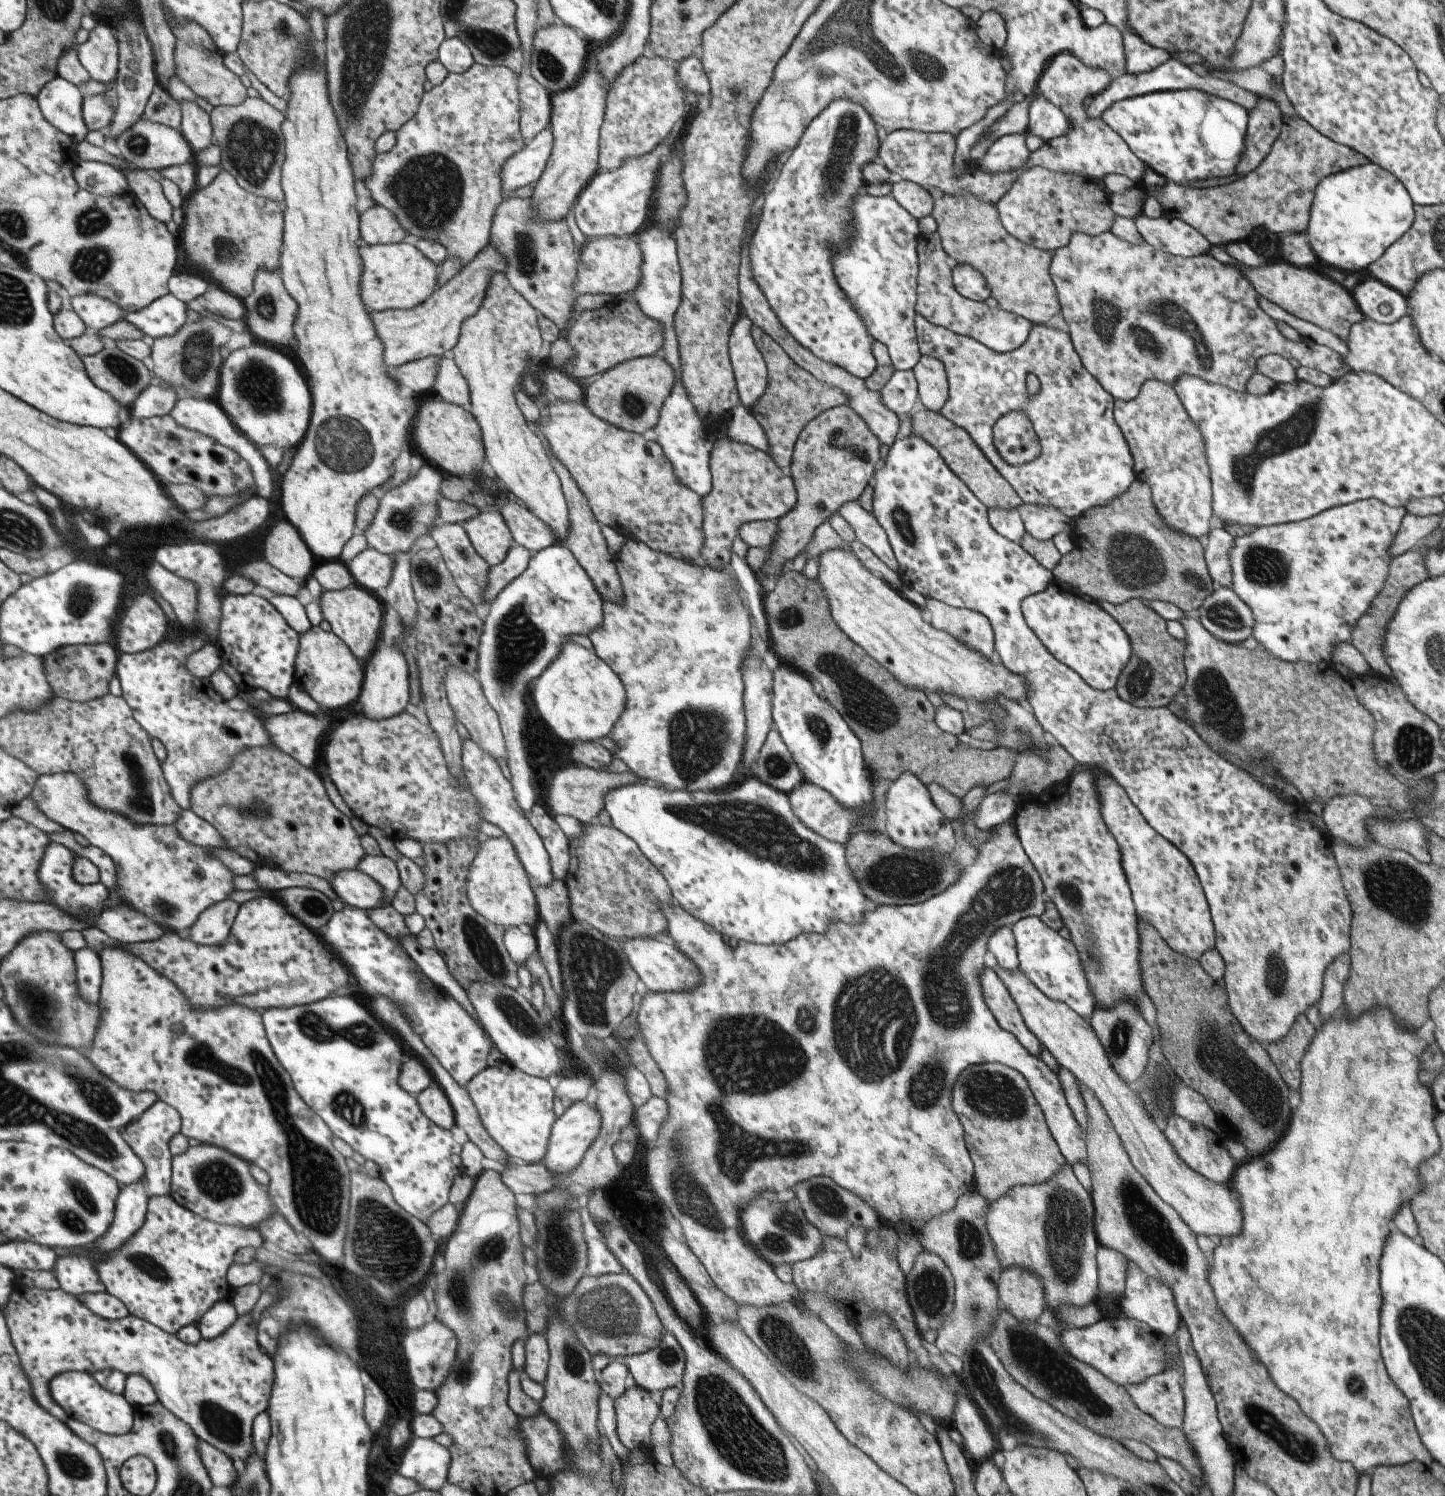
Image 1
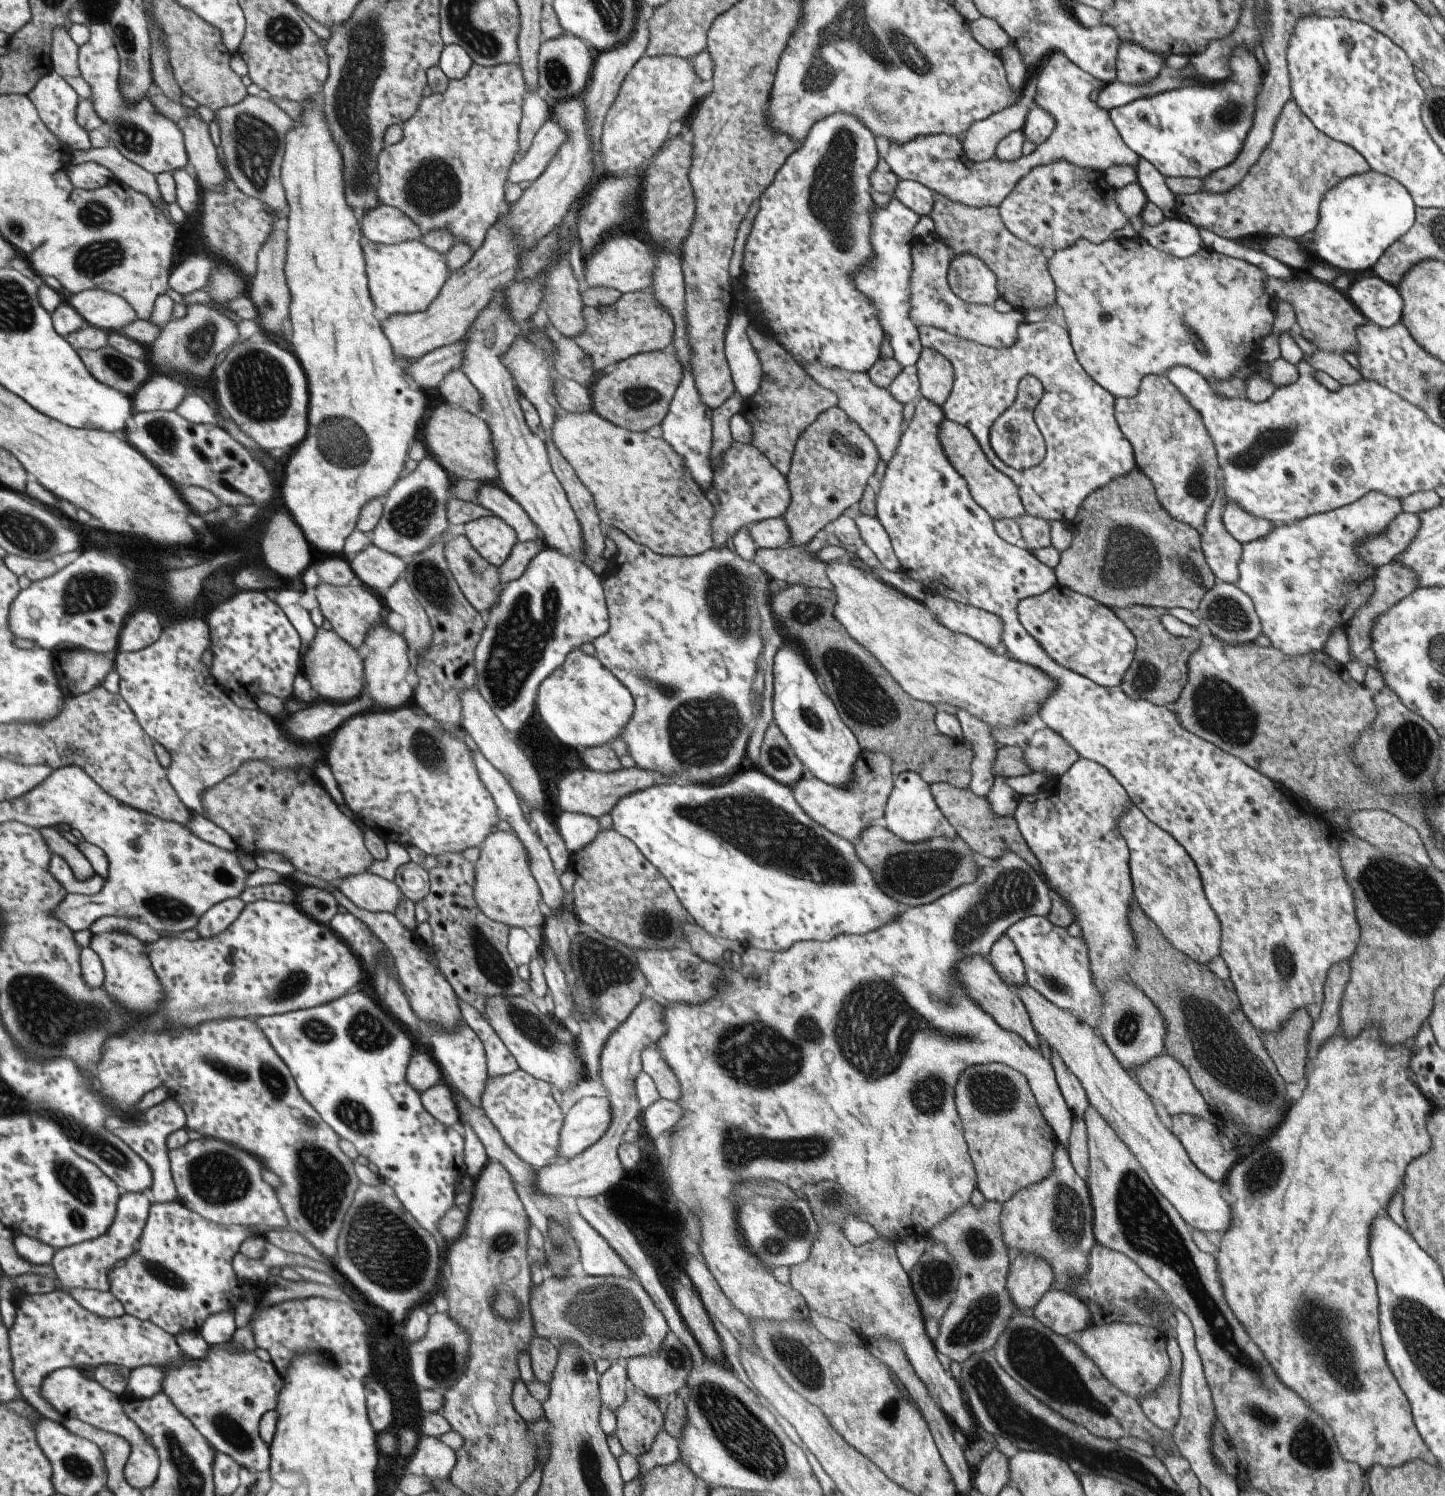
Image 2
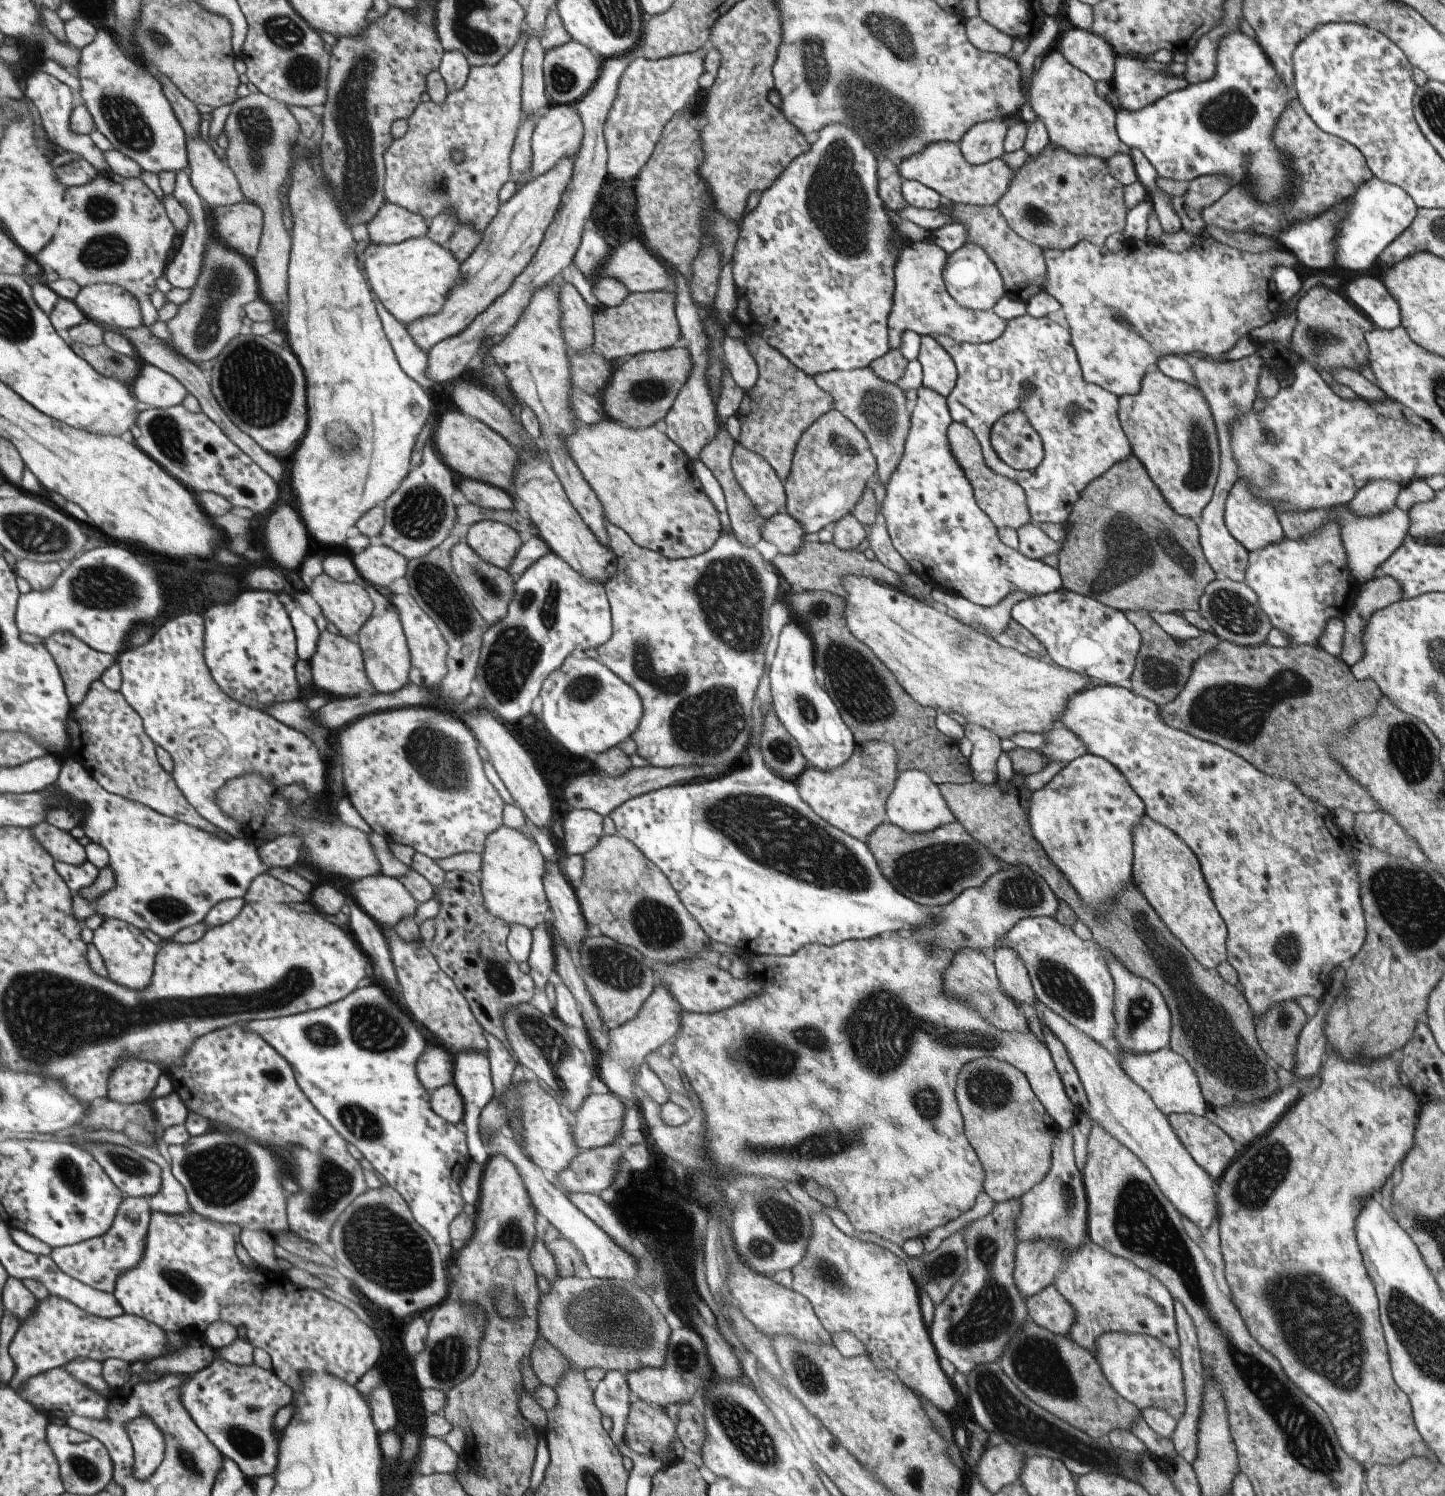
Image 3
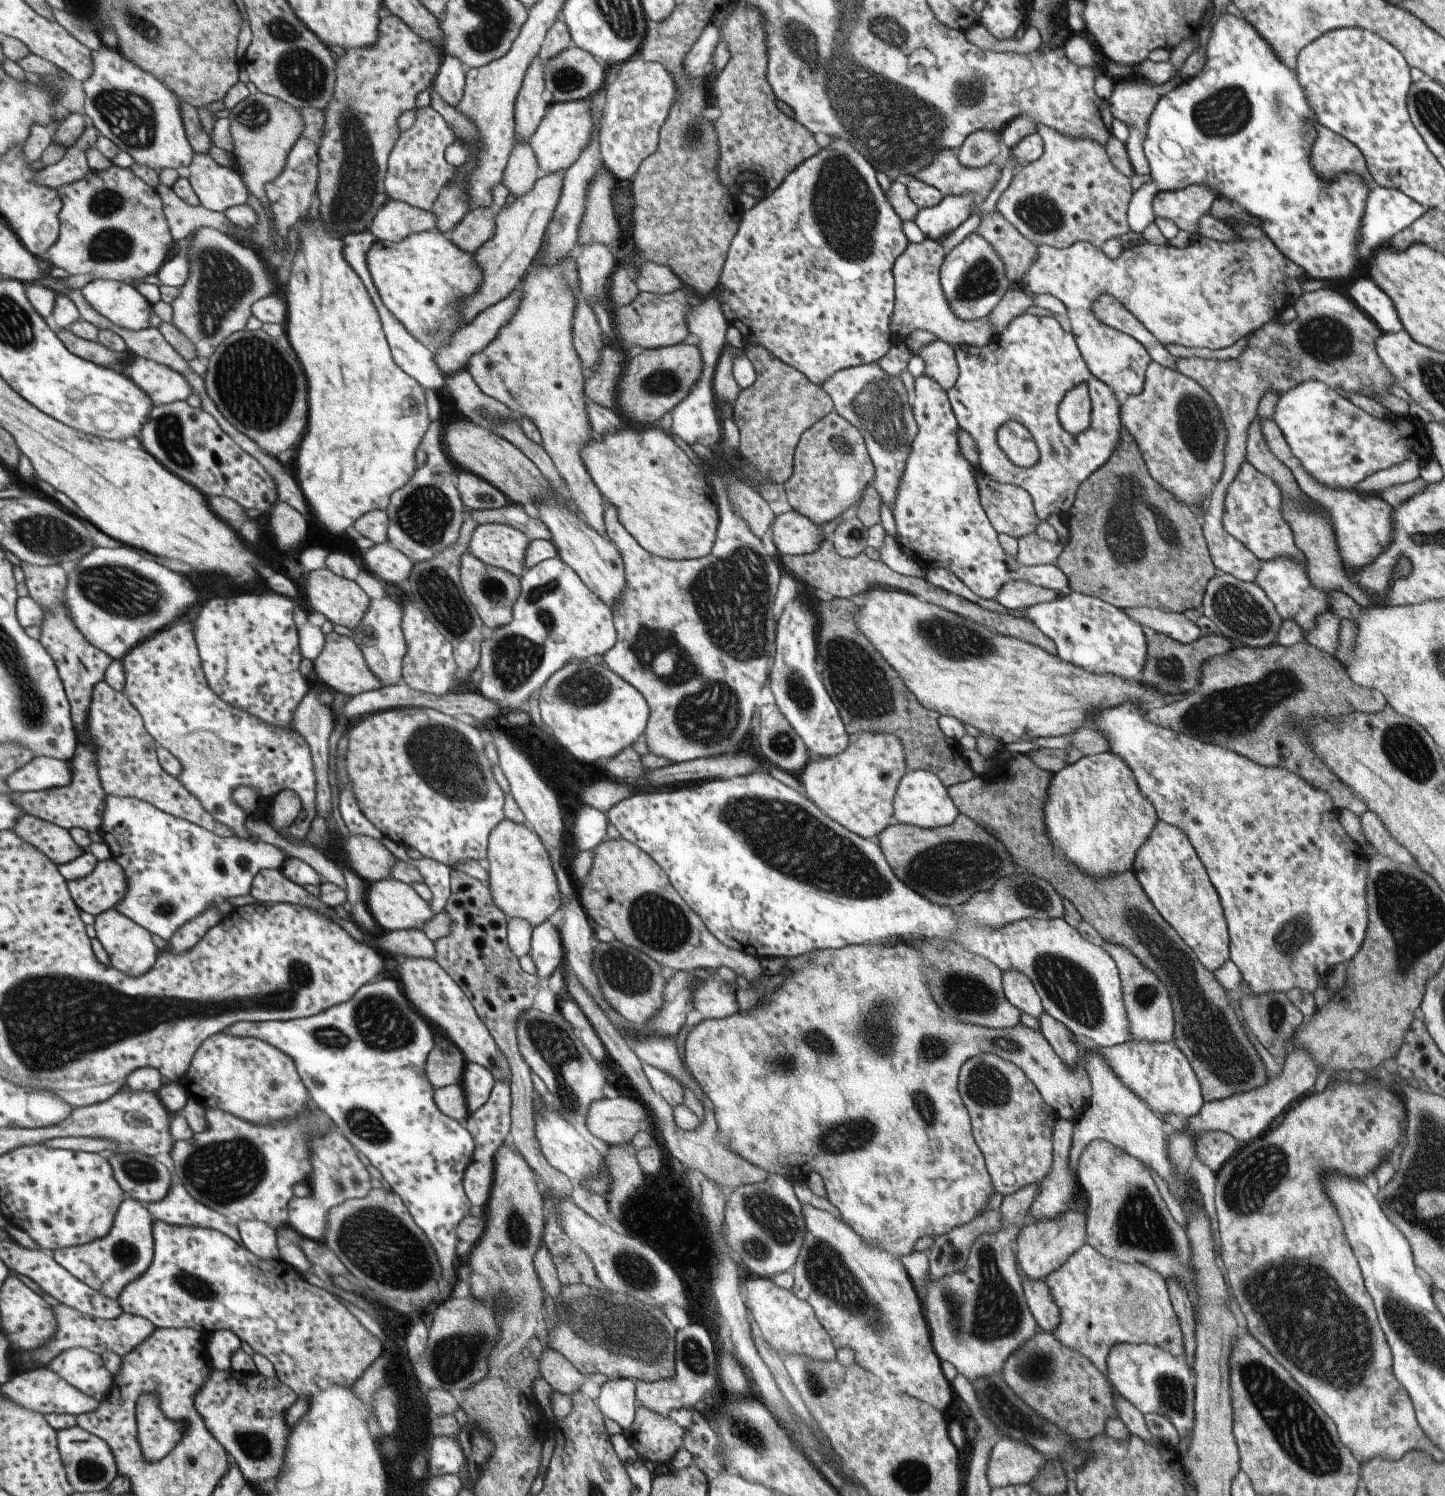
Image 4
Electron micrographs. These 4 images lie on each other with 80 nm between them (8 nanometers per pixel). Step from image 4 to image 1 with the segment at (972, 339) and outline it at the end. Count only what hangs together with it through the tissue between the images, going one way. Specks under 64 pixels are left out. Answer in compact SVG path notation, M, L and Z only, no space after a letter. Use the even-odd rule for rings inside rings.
M937 231L921 234L916 240L918 273L916 276L916 301L914 311L931 324L949 329L953 334L963 335L980 342L997 353L1004 353L1021 346L1032 324L1022 316L989 307L979 301L962 297L951 284L951 265L942 249Z

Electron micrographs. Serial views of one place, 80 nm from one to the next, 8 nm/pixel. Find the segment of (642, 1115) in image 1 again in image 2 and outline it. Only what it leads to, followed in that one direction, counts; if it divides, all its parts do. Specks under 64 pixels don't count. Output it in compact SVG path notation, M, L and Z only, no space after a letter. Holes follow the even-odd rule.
M657 1099L643 1110L643 1124L653 1140L663 1131L673 1129L681 1118L682 1108L673 1101Z

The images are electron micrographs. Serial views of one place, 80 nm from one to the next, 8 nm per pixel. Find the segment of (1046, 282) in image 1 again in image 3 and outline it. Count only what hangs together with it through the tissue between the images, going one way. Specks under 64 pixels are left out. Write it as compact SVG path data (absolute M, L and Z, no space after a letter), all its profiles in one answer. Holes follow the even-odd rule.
M942 201L936 210L942 223L947 219L955 219L955 223L967 226L966 242L978 244L997 267L1001 275L1004 296L1011 300L1026 303L1027 299L1042 290L1042 280L1045 274L1045 263L1042 250L1029 241L1023 240L1009 228L995 205L964 205L963 203L947 203Z

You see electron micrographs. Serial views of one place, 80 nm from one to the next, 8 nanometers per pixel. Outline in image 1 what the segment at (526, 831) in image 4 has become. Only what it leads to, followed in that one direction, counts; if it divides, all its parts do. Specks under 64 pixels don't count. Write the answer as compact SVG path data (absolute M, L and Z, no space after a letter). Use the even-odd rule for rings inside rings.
M505 834L482 839L476 859L469 871L468 895L472 905L488 921L507 927L537 924L537 904L525 869L516 855L512 841Z

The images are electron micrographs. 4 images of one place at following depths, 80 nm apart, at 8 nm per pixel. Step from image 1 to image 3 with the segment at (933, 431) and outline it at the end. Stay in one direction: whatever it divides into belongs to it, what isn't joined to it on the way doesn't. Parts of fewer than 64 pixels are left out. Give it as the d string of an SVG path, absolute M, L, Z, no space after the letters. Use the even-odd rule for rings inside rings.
M953 421L947 427L946 437L957 464L972 486L977 506L989 517L995 528L1010 528L1016 532L1018 528L1031 522L1024 490L1015 481L999 476L985 466L982 450L973 432Z

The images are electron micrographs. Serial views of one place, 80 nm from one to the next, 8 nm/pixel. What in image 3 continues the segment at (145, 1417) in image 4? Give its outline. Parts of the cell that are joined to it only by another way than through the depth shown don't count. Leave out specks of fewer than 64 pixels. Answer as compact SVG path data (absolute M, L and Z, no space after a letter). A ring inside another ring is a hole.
M141 1415L123 1426L133 1444L133 1474L147 1480L160 1467L166 1453L163 1429L149 1416Z

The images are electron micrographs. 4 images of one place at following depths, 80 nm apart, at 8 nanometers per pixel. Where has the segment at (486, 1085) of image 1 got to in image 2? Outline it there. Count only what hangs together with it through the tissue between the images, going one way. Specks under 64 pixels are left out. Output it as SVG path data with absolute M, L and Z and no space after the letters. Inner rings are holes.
M521 1069L502 1077L490 1076L482 1109L501 1131L505 1144L521 1161L538 1170L558 1160L563 1116L551 1096L548 1082L541 1082Z

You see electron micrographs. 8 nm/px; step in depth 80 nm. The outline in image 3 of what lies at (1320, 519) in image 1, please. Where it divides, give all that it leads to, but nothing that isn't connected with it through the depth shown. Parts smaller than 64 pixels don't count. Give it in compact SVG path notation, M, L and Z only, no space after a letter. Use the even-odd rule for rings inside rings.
M1389 479L1368 480L1355 491L1348 507L1354 515L1380 515L1394 506L1400 484ZM1327 516L1328 520L1317 530L1299 540L1282 537L1281 541L1258 551L1247 551L1248 565L1244 572L1244 583L1258 596L1258 606L1276 626L1291 636L1291 645L1315 645L1325 623L1332 618L1342 618L1352 607L1353 599L1360 589L1347 570L1346 556L1342 549L1338 523Z

